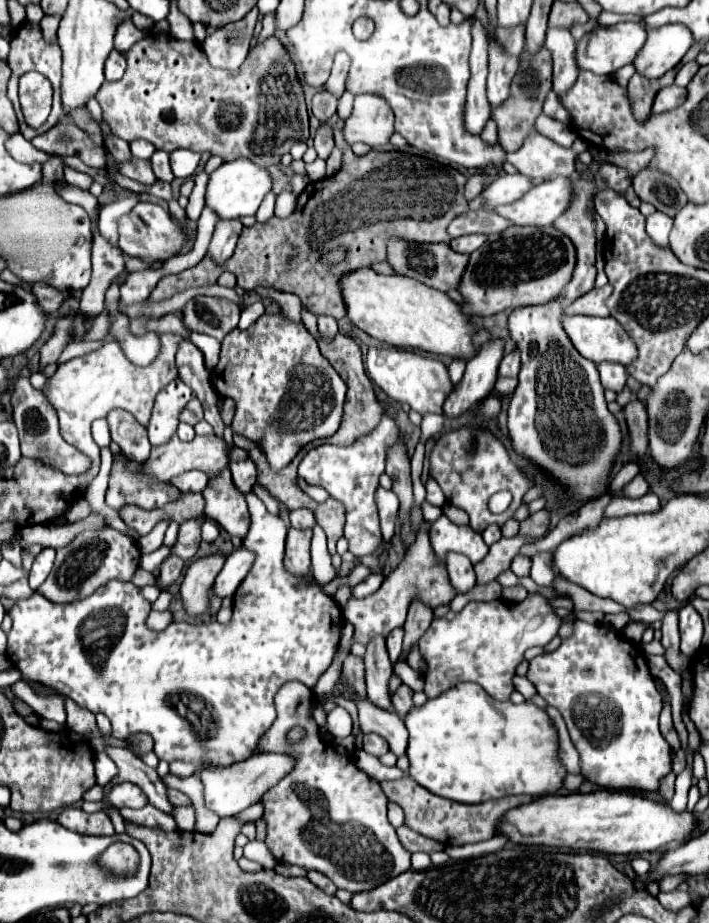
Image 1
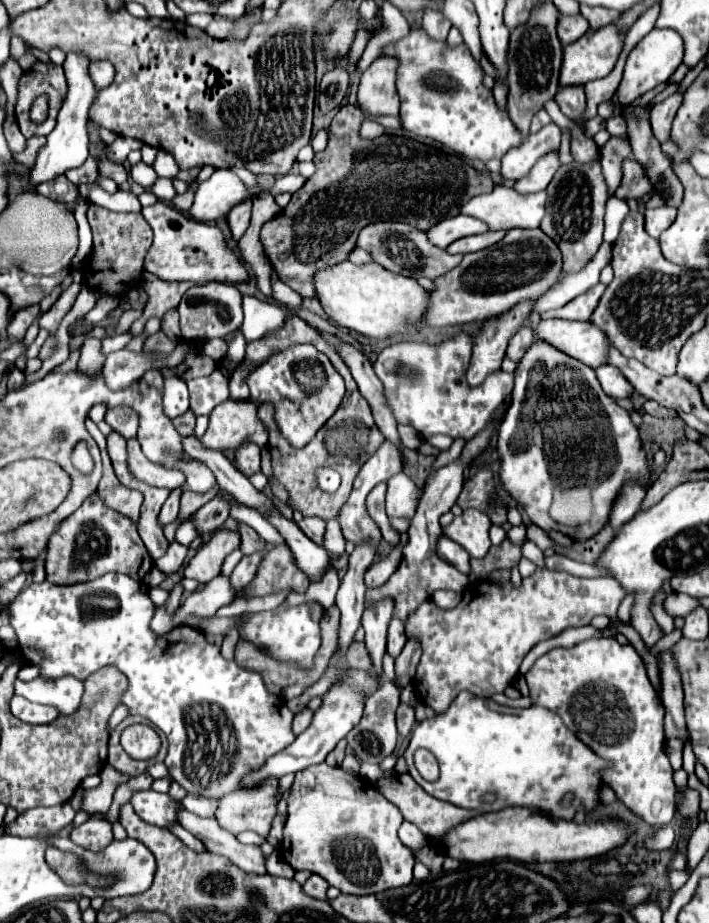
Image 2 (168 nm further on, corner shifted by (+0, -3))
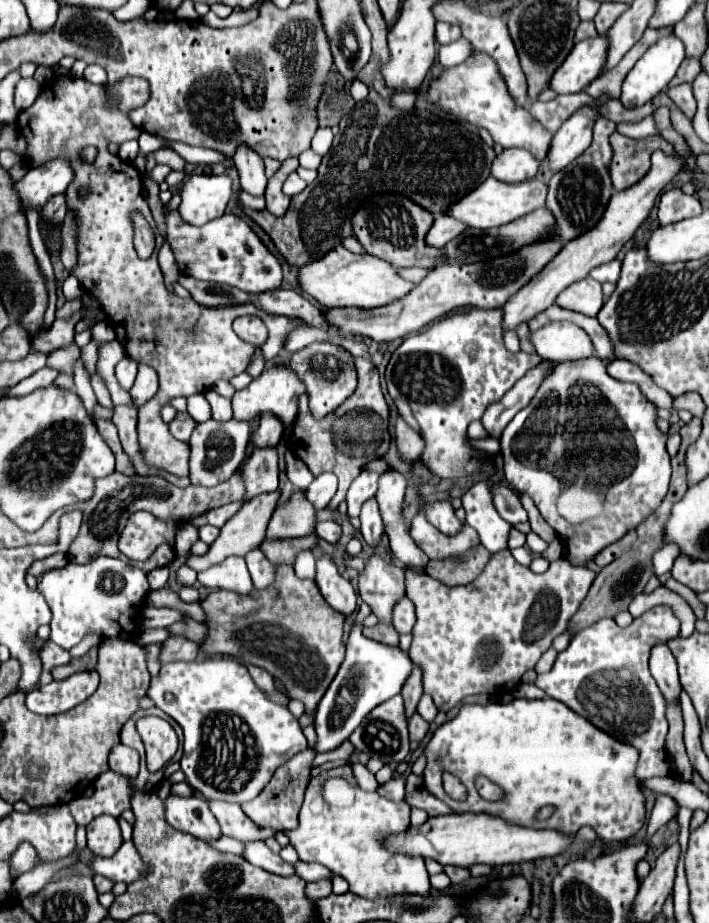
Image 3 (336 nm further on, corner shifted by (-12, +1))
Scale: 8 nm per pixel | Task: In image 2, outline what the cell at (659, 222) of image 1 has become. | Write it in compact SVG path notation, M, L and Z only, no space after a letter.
M661 206L655 210L647 210L645 212L645 230L649 236L659 238L675 220L677 210L669 208L669 206Z

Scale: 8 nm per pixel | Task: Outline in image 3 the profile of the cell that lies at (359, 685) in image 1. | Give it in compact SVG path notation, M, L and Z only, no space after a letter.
M377 622L371 628L363 628L363 634L371 640L377 640L377 642L383 642L383 644L389 644L389 646L399 644L399 634L393 630L391 624L385 624L385 622Z

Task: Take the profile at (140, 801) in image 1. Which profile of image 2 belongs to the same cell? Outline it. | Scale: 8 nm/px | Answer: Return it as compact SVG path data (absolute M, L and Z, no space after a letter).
M155 790L133 792L131 806L135 808L137 816L149 824L167 828L169 822L175 822L175 806L171 806L169 794L161 794Z

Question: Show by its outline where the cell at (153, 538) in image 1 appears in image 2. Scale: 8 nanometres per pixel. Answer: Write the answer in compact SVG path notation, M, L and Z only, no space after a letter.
M173 490L171 496L167 498L167 502L163 504L161 514L159 514L159 524L161 524L161 528L165 528L167 524L175 522L177 514L179 514L179 496L181 496L181 492L183 492L183 490Z

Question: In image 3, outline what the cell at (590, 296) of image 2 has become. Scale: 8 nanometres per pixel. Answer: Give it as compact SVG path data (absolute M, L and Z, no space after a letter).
M587 276L575 282L575 286L567 286L567 290L563 290L563 294L559 294L555 302L567 310L575 310L585 316L597 316L603 306L601 284Z

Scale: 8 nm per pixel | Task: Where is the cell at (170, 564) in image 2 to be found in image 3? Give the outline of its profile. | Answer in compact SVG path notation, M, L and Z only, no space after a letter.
M181 524L179 530L177 530L177 536L175 536L175 550L177 550L177 556L183 558L189 554L189 548L193 542L199 540L199 528L193 526L193 524Z

